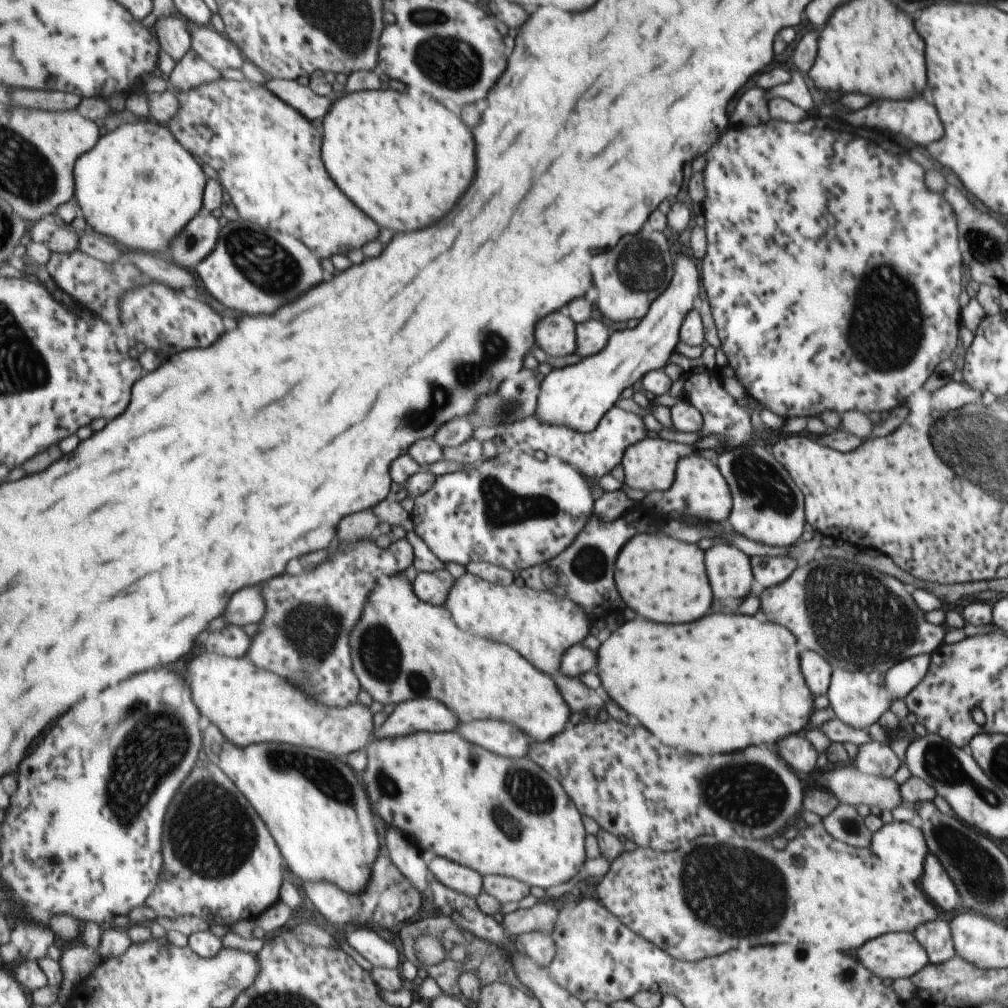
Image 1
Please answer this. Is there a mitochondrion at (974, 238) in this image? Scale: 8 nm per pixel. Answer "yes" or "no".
yes

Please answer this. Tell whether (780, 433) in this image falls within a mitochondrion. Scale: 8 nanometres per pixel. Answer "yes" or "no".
no

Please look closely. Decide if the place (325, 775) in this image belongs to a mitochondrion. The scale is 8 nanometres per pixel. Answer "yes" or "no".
yes

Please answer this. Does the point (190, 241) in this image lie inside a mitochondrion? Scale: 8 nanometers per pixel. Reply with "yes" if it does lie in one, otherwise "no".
yes

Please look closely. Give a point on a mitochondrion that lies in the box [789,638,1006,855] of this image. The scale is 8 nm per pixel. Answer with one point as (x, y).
(942, 765)

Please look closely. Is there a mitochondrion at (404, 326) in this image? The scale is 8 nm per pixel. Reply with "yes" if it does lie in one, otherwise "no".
no

